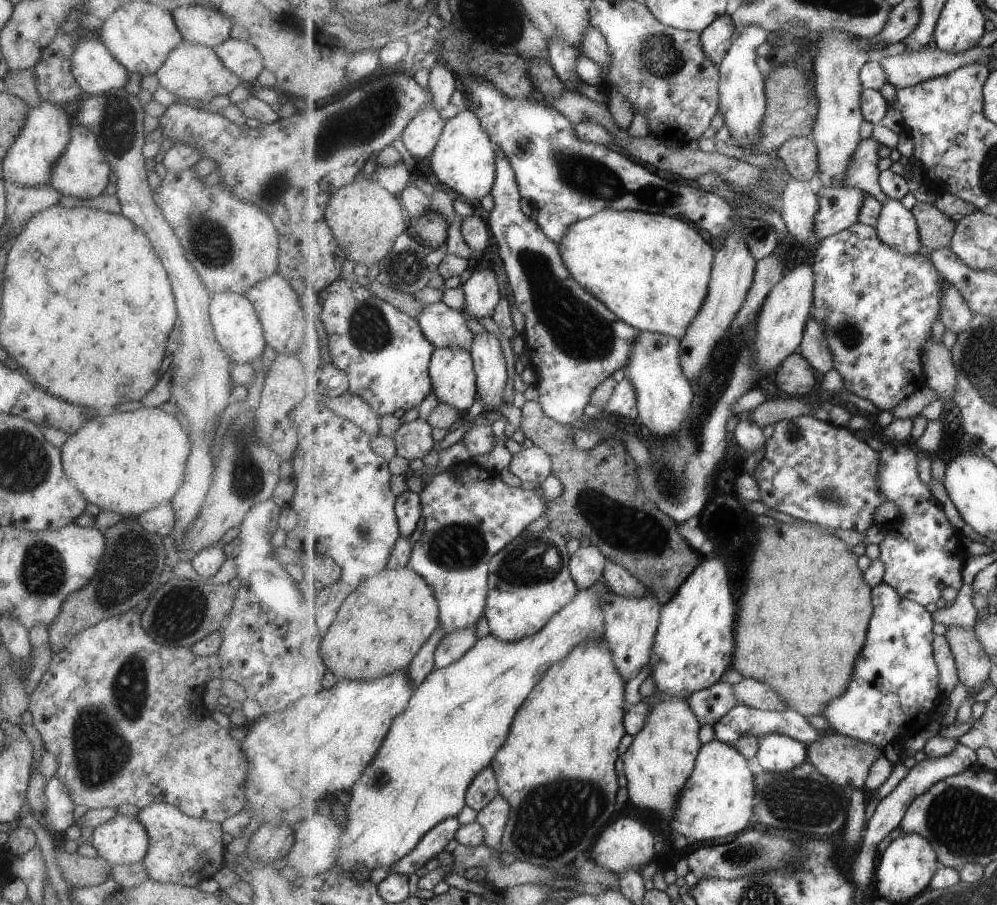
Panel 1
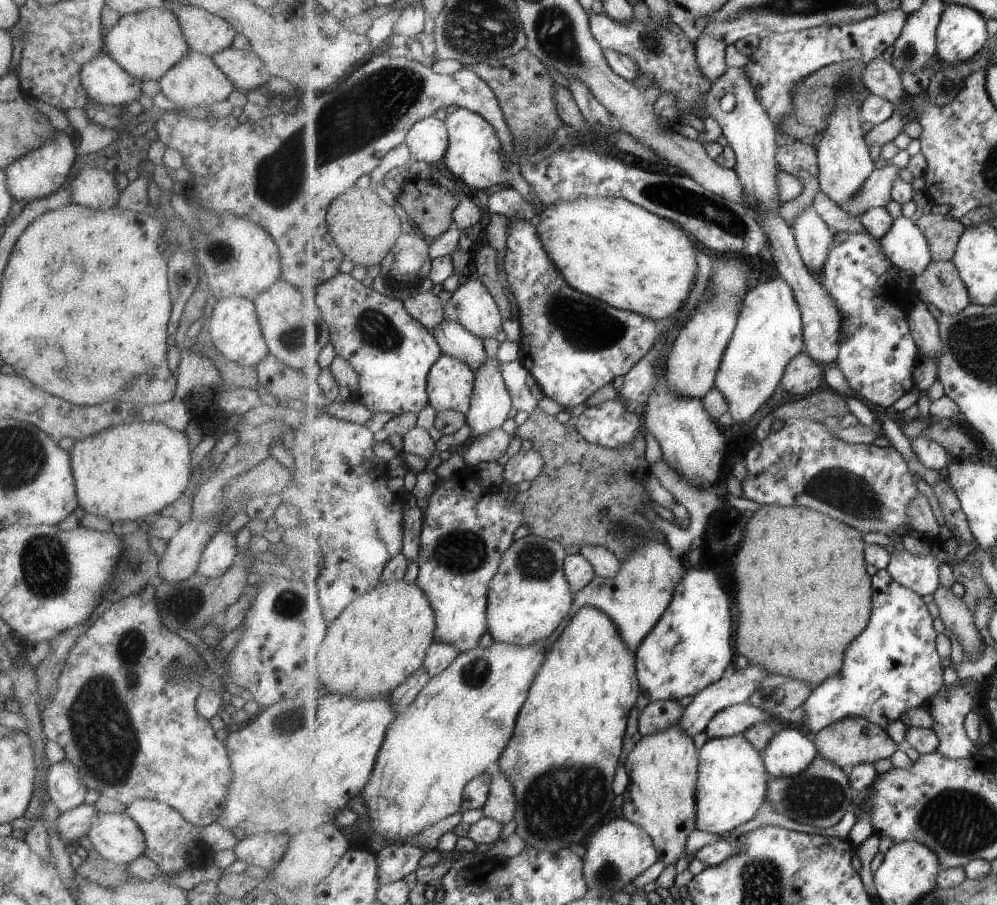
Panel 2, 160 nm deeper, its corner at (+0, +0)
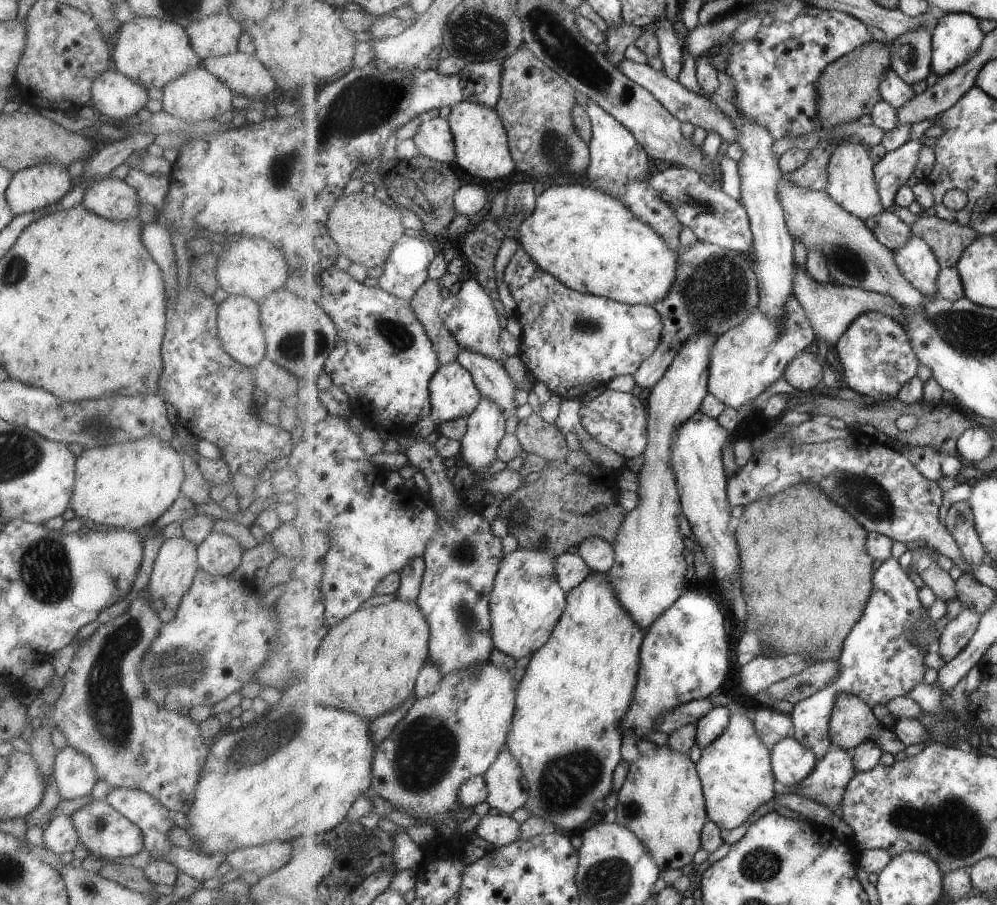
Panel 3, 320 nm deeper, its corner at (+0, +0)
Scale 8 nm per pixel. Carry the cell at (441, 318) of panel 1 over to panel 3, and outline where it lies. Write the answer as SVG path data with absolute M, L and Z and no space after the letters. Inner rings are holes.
M462 347L457 362L473 375L483 397L496 402L507 416L515 414L518 407L515 403L517 386L503 364L484 354L477 354Z

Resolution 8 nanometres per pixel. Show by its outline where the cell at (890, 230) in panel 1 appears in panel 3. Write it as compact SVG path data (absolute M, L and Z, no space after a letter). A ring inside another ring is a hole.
M913 235L902 249L895 251L896 263L909 279L925 296L940 296L938 276L942 269L936 254L925 239Z

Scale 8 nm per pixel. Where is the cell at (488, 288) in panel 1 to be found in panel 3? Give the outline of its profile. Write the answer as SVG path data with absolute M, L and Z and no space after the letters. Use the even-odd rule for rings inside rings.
M477 278L465 281L456 295L451 295L441 303L439 314L445 326L455 335L463 349L484 354L501 364L509 360L509 355L503 350L502 333L504 332L499 320L499 312L495 310L492 296L481 286Z

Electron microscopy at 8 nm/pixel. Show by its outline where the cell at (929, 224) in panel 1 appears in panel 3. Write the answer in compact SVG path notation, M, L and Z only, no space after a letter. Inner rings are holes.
M922 216L912 226L915 236L925 239L938 258L941 268L957 267L965 250L975 242L979 234L970 224L963 226L933 216Z

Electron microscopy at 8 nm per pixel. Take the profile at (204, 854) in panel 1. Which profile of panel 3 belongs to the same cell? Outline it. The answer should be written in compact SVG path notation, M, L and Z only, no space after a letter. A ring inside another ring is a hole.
M115 787L108 792L105 800L137 826L143 846L150 853L162 855L173 846L166 838L167 830L173 825L169 811L153 796L142 790Z

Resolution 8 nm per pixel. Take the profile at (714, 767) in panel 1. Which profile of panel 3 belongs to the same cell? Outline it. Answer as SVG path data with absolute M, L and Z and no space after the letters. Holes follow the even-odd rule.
M730 697L727 706L735 710L727 730L708 747L698 762L698 771L704 783L708 818L719 828L737 828L749 816L775 796L775 773L770 749L757 732L752 714Z

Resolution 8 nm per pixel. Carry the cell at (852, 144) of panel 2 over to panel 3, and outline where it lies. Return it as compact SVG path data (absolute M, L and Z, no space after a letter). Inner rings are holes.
M859 138L841 140L835 149L828 171L830 172L826 191L845 209L864 221L885 212L874 169L876 164L871 160L869 150Z

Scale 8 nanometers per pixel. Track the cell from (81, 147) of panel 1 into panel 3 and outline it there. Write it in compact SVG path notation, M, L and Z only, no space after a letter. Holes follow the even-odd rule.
M105 177L84 191L81 204L93 214L110 221L137 219L137 193L121 179Z

